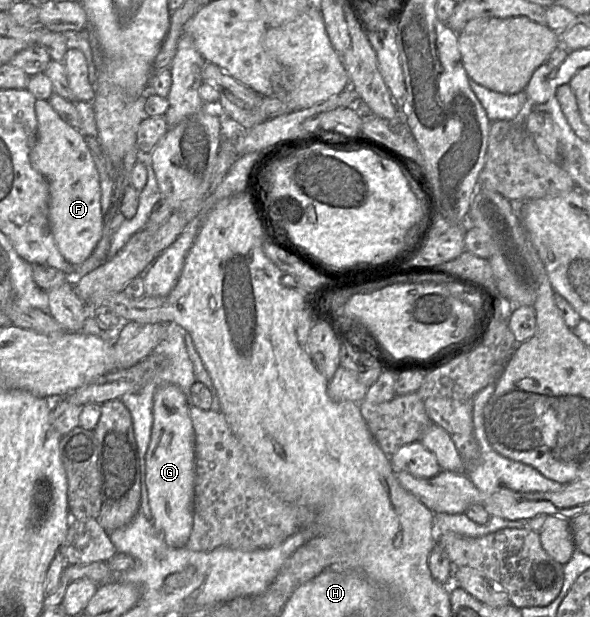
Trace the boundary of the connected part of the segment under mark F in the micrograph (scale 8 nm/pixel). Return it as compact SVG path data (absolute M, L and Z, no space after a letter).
M36 100L37 134L30 152L32 167L42 174L49 186L48 219L55 244L71 266L83 263L93 252L102 232L102 208L99 175L83 134L63 121L47 100Z

